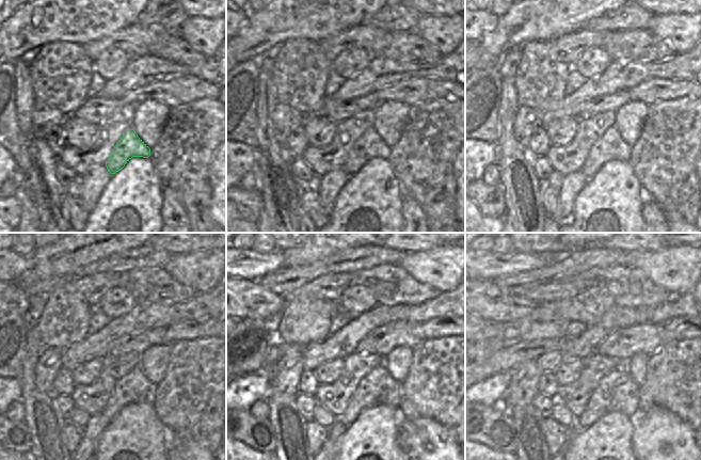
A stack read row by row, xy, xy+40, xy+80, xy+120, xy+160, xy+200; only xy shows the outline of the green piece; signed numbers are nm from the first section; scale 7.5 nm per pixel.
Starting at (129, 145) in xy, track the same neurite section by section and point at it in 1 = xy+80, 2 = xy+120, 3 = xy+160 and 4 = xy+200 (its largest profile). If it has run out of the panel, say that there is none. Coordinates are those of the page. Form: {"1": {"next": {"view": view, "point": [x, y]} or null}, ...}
{"1": {"next": {"view": "xy+80", "point": [610, 145]}}, "2": {"next": {"view": "xy+120", "point": [133, 387]}}, "3": {"next": {"view": "xy+160", "point": [378, 387]}}, "4": {"next": {"view": "xy+200", "point": [617, 392]}}}

